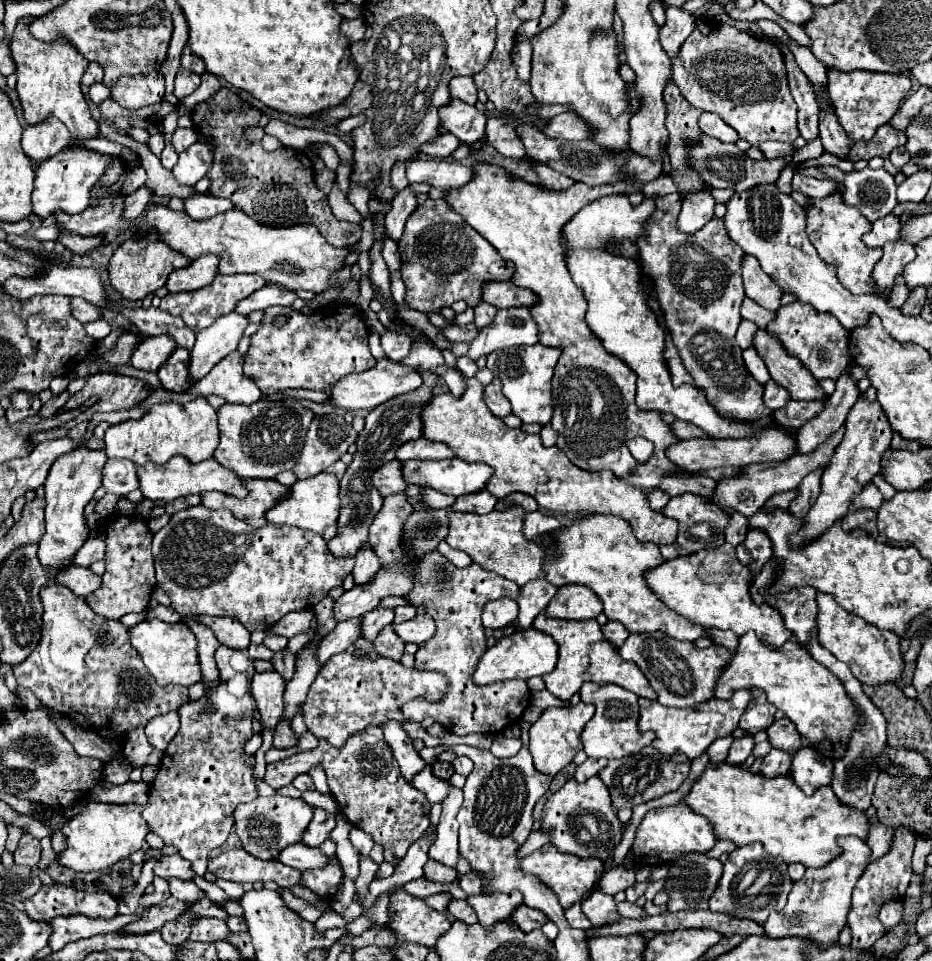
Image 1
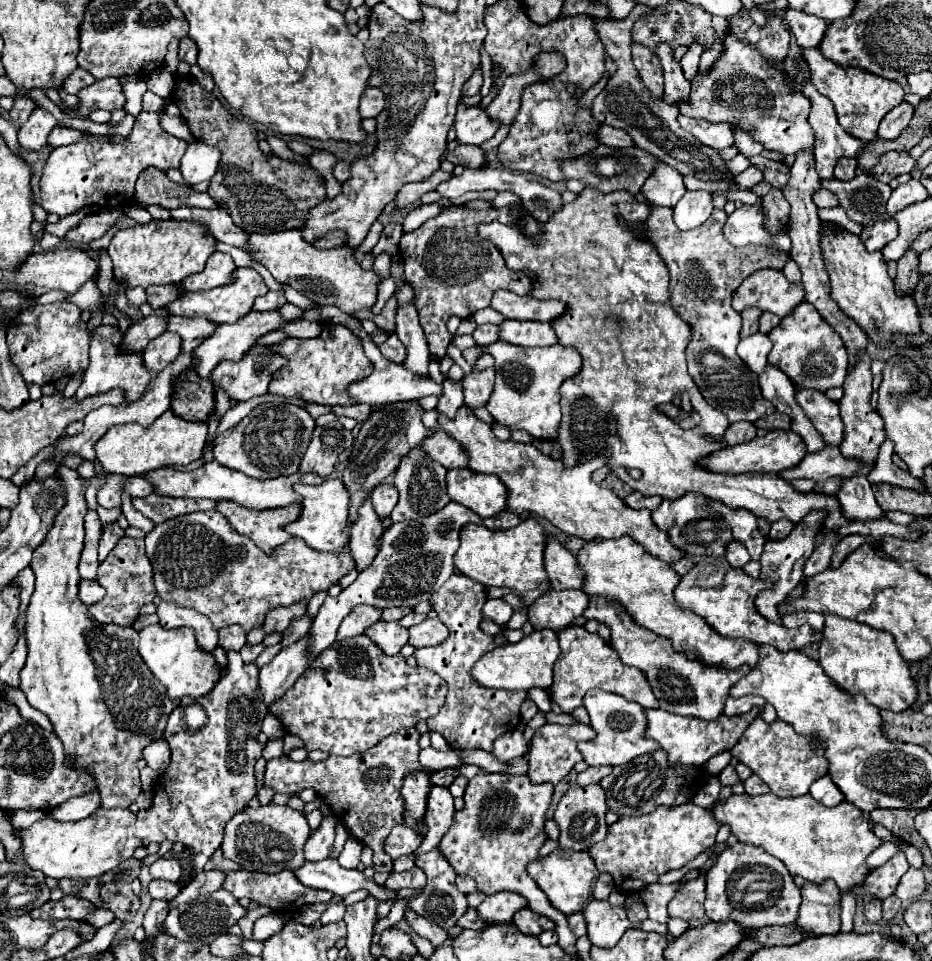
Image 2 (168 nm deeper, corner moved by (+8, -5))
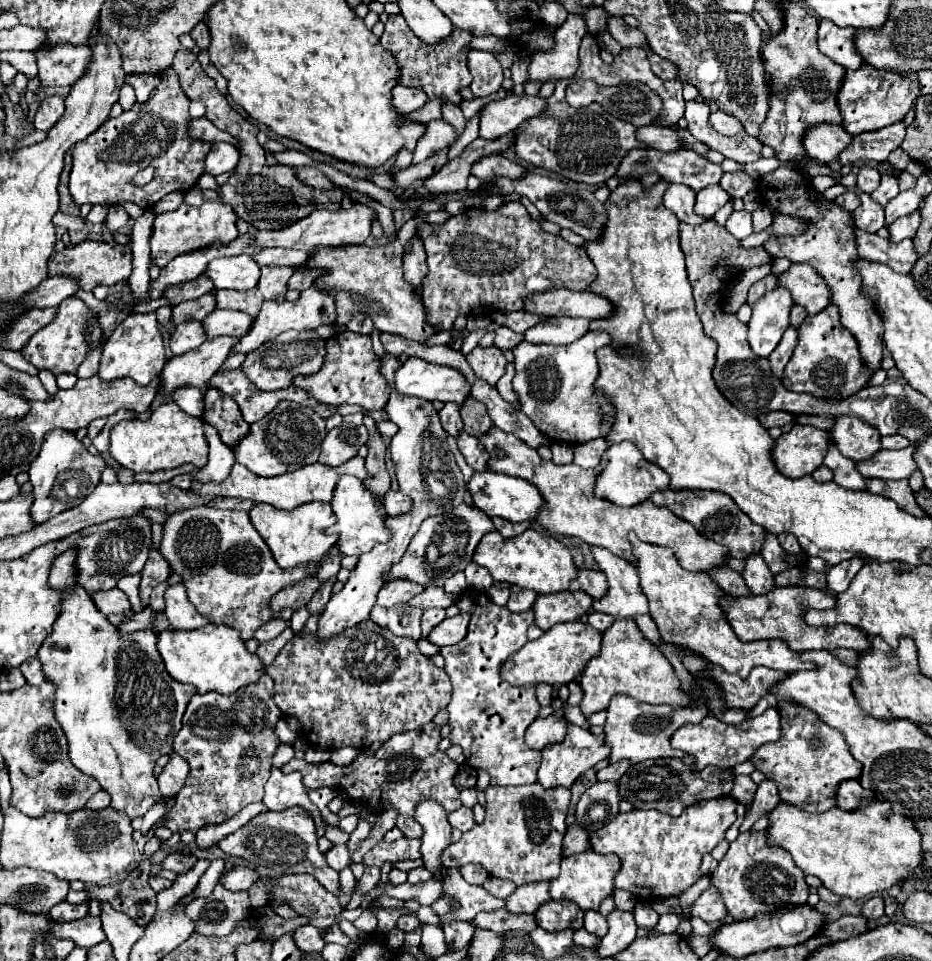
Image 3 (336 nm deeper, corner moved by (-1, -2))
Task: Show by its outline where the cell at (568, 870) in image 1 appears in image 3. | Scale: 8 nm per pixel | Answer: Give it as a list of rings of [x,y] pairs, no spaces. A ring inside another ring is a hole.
[[[587,849],[583,853],[575,853],[569,857],[563,857],[561,861],[561,875],[557,879],[551,879],[549,893],[553,901],[573,901],[579,905],[579,909],[599,909],[599,903],[613,893],[613,873],[617,873],[619,861],[617,855],[599,855],[593,849]]]

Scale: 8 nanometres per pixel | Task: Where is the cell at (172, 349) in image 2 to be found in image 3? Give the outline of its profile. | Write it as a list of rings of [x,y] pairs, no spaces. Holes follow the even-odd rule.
[[[187,321],[175,327],[171,339],[169,339],[169,347],[173,351],[173,355],[183,355],[191,349],[197,349],[201,343],[205,341],[205,331],[201,329],[199,321]]]

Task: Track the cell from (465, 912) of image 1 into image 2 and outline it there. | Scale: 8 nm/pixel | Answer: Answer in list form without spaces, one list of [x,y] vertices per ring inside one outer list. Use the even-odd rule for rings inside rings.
[[[468,908],[468,912],[458,920],[460,928],[470,928],[470,930],[482,930],[486,926],[486,922],[482,922],[476,914],[474,908]]]

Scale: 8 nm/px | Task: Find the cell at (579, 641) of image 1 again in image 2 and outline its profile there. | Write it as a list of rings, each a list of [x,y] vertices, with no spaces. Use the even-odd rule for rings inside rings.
[[[580,626],[564,628],[558,632],[562,654],[556,662],[554,670],[554,684],[552,684],[552,700],[562,708],[562,712],[570,714],[578,706],[582,706],[582,698],[588,690],[600,688],[606,692],[614,692],[618,696],[624,696],[632,702],[638,702],[644,708],[658,708],[658,700],[652,694],[652,686],[648,684],[646,676],[632,666],[626,666],[618,652],[600,636],[586,632]]]

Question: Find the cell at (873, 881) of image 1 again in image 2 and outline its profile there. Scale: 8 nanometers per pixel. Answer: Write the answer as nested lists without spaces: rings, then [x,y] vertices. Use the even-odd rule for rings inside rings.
[[[898,852],[898,854],[894,854],[888,862],[884,862],[882,866],[874,868],[874,870],[868,874],[868,878],[866,878],[866,882],[864,882],[864,890],[866,890],[868,894],[872,894],[874,898],[884,900],[884,898],[888,898],[888,896],[894,894],[900,878],[906,874],[908,868],[910,868],[910,866],[908,866],[906,856],[904,856],[902,852]]]

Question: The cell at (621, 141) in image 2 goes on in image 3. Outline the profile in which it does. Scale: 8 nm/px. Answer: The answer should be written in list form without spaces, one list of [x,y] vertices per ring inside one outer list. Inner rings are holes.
[[[650,125],[639,127],[635,137],[645,143],[647,147],[659,149],[659,151],[677,151],[681,149],[681,139],[677,137],[677,131],[672,128]]]

